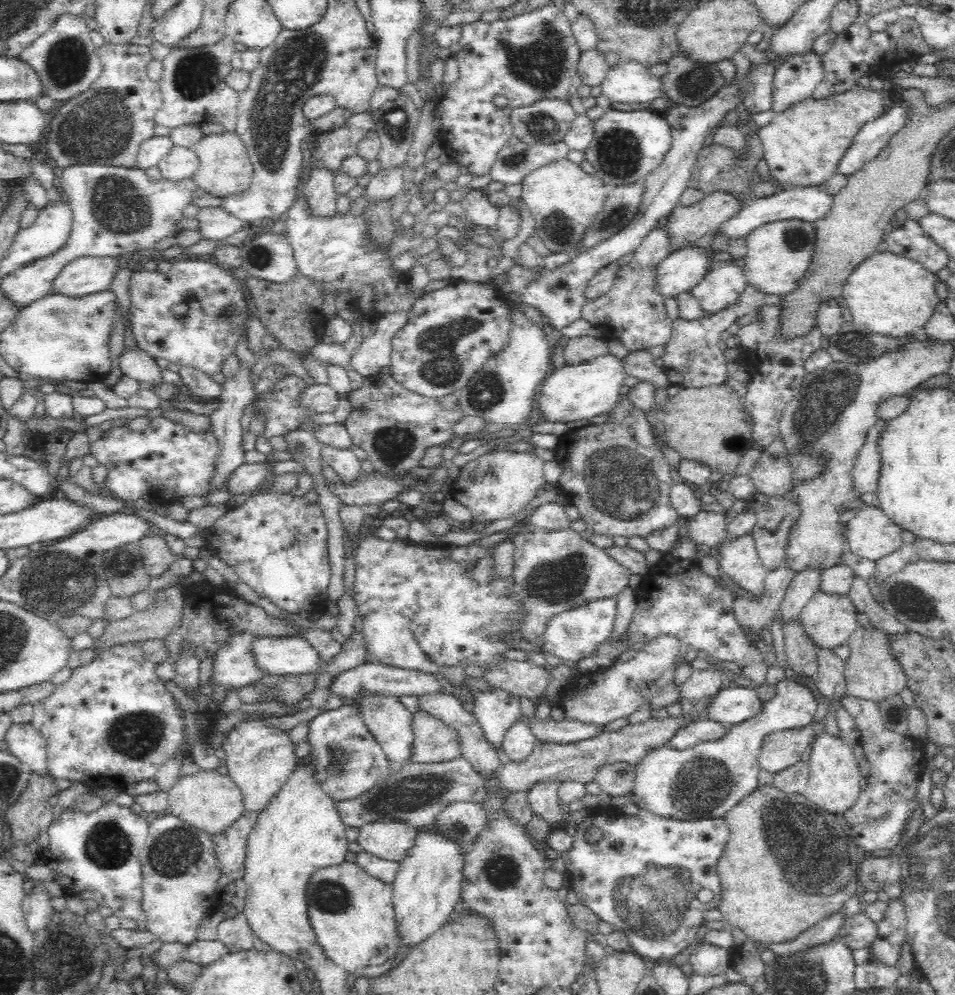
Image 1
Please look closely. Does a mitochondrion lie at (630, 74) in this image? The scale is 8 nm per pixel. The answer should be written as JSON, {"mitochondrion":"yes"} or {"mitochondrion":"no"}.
{"mitochondrion":"no"}

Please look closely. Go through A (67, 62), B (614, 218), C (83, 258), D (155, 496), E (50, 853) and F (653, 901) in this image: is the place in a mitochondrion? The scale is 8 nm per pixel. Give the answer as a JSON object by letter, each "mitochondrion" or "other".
{"A":"mitochondrion","B":"mitochondrion","C":"other","D":"other","E":"other","F":"mitochondrion"}

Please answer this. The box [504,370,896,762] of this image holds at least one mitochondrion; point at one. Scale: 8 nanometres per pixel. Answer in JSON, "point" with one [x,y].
{"point":[618,482]}

